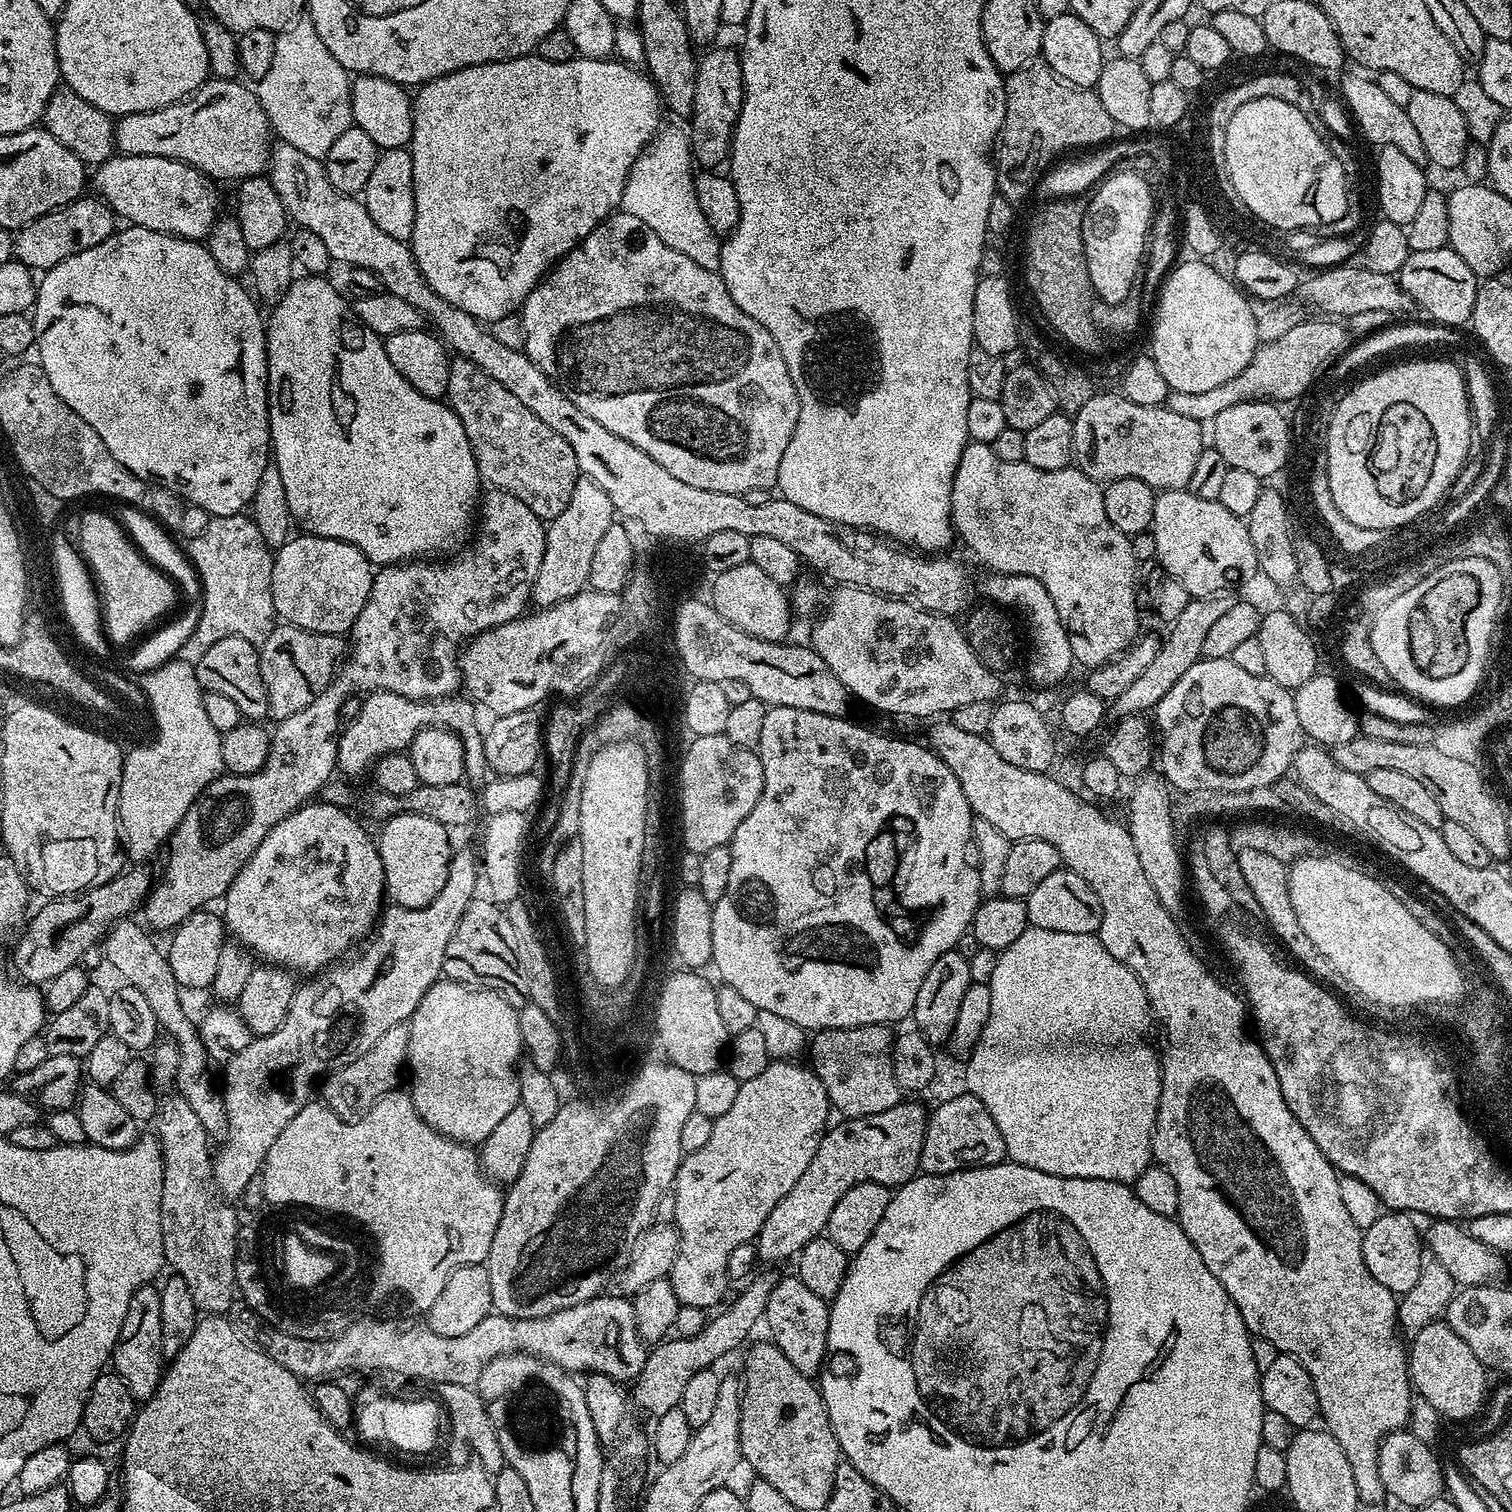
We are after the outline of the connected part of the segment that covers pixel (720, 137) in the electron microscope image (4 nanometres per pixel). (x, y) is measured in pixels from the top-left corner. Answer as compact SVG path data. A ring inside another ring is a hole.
M709 47L705 56L699 57L696 66L694 106L690 117L690 143L693 161L701 169L716 170L729 159L732 150L732 134L744 101L744 79L740 65L741 53L728 48ZM701 164L701 165L700 165Z

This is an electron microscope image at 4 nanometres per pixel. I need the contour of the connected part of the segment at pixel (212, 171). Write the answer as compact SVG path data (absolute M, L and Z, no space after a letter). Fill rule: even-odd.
M209 79L191 97L180 100L153 112L135 112L119 117L115 121L115 151L125 156L157 156L170 158L204 173L213 181L233 180L239 182L251 176L264 176L268 167L268 157L274 147L274 133L266 114L260 105L260 97L247 83L239 84L239 79Z

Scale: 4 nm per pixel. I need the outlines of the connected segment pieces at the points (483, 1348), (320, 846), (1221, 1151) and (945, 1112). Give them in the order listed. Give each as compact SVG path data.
M601 1294L594 1297L593 1300L582 1302L578 1306L563 1308L554 1314L534 1320L515 1320L512 1316L489 1314L486 1318L482 1318L482 1322L478 1322L478 1326L474 1326L474 1330L470 1330L467 1334L458 1334L458 1338L442 1338L442 1334L434 1334L434 1330L430 1330L427 1323L417 1319L414 1322L404 1321L402 1324L360 1324L353 1331L348 1332L348 1335L344 1336L344 1340L336 1343L331 1343L328 1340L307 1340L306 1338L298 1338L294 1334L286 1334L282 1330L272 1327L271 1324L261 1320L255 1311L243 1302L233 1303L230 1309L230 1319L236 1331L245 1340L259 1346L267 1352L269 1358L278 1362L278 1366L290 1370L290 1374L299 1376L304 1382L324 1380L328 1378L333 1369L342 1368L345 1372L359 1372L361 1374L368 1374L368 1372L410 1374L417 1382L433 1380L433 1385L436 1386L442 1384L472 1386L480 1380L482 1370L486 1370L486 1366L490 1366L490 1362L499 1360L502 1356L520 1354L516 1352L525 1352L528 1356L537 1356L535 1358L537 1361L562 1368L569 1374L596 1373L608 1376L617 1382L632 1382L642 1370L642 1366L646 1366L649 1349L646 1347L645 1341L641 1340L636 1329L636 1315L632 1309L631 1299L620 1294L615 1295Z
M309 802L299 808L297 812L290 813L282 822L274 825L266 834L266 838L262 838L258 850L254 850L252 857L242 866L242 870L234 878L234 882L228 887L228 892L222 898L222 905L224 904L222 919L225 929L239 940L252 953L253 957L260 959L261 956L264 959L261 961L278 968L287 968L293 974L299 974L299 972L319 974L341 958L347 957L376 927L376 922L380 919L381 911L386 904L380 849L377 841L373 837L372 840L368 837L367 830L350 813L348 808L339 808L323 802Z
M940 718L928 732L927 747L936 753L936 757L958 778L962 786L962 794L966 794L966 802L972 807L972 815L975 819L990 822L990 826L995 826L997 830L1002 830L1006 838L1010 841L1018 840L1041 840L1050 842L1060 855L1060 863L1067 871L1078 874L1092 887L1094 894L1102 902L1102 922L1098 933L1102 946L1122 962L1142 982L1142 990L1146 990L1148 1007L1151 1015L1160 1023L1160 1036L1164 1039L1164 1052L1159 1053L1160 1057L1160 1077L1162 1078L1162 1090L1160 1091L1160 1101L1158 1102L1158 1114L1156 1115L1156 1125L1152 1131L1152 1159L1159 1167L1167 1170L1170 1178L1178 1182L1178 1210L1176 1216L1190 1242L1202 1254L1202 1262L1218 1278L1218 1282L1230 1294L1234 1306L1242 1314L1242 1322L1253 1337L1261 1336L1264 1340L1269 1340L1276 1347L1277 1353L1292 1356L1310 1374L1310 1382L1314 1382L1314 1390L1318 1394L1319 1415L1324 1416L1323 1427L1335 1438L1338 1446L1342 1446L1342 1454L1346 1454L1346 1462L1350 1462L1350 1470L1354 1470L1354 1486L1358 1486L1358 1494L1365 1505L1376 1504L1380 1499L1385 1499L1386 1493L1382 1486L1380 1477L1380 1444L1384 1437L1390 1432L1401 1431L1408 1423L1408 1415L1412 1409L1414 1399L1414 1389L1412 1381L1408 1375L1408 1352L1406 1344L1399 1340L1398 1321L1396 1310L1398 1307L1397 1293L1386 1290L1370 1270L1366 1270L1366 1258L1362 1258L1362 1230L1354 1226L1354 1221L1350 1218L1350 1213L1346 1210L1346 1205L1342 1203L1342 1194L1338 1191L1340 1176L1332 1163L1318 1150L1314 1138L1306 1134L1306 1130L1294 1118L1290 1106L1286 1106L1286 1098L1282 1098L1282 1086L1278 1086L1278 1074L1274 1074L1274 1066L1270 1058L1264 1053L1264 1046L1259 1039L1248 1037L1248 1032L1244 1029L1244 1012L1246 1004L1235 991L1231 992L1222 981L1216 976L1208 973L1206 965L1200 961L1195 950L1188 945L1186 937L1180 933L1180 928L1176 925L1177 917L1158 902L1158 894L1154 894L1154 886L1150 886L1146 873L1142 871L1142 866L1138 862L1138 850L1134 850L1134 838L1130 838L1127 827L1116 820L1111 820L1100 807L1091 799L1083 795L1075 796L1068 788L1063 788L1056 780L1051 780L1048 772L1035 772L1034 770L1022 770L1022 766L1010 766L998 750L994 750L991 740L987 736L969 734L967 730L962 730L954 726L951 718Z
M961 1091L961 1096L944 1100L931 1109L926 1138L922 1142L920 1172L929 1176L941 1176L951 1172L961 1172L963 1168L985 1168L991 1164L1005 1163L1008 1151L1002 1142L1002 1130L990 1118L990 1110L971 1092Z

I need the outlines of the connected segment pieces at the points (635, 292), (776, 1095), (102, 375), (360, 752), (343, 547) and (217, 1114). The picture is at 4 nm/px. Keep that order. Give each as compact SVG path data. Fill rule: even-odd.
M617 210L606 217L593 232L586 234L586 238L581 244L574 246L574 250L570 250L562 259L557 260L548 275L527 296L522 305L522 319L524 321L524 347L522 350L532 359L534 366L541 368L560 387L562 394L566 394L566 398L570 398L570 402L574 402L574 406L578 406L578 410L590 414L590 418L594 418L594 422L602 422L602 426L606 426L606 430L610 430L610 434L618 434L618 438L626 438L626 442L638 446L638 450L642 450L646 454L650 454L650 458L654 458L654 462L658 462L658 466L670 470L670 474L674 474L674 478L686 482L686 486L698 486L698 490L722 490L722 494L742 496L750 490L771 489L775 485L778 478L778 466L782 466L782 454L786 454L786 446L790 446L794 426L798 426L798 410L800 409L798 390L794 390L794 378L790 378L790 370L786 370L786 361L782 358L782 350L778 350L778 342L774 342L774 338L770 338L770 330L766 330L766 326L754 322L754 318L750 318L750 314L738 310L738 302L734 302L734 298L730 298L730 290L726 290L726 282L720 276L719 271L706 270L706 266L698 266L698 262L686 258L686 254L678 254L678 250L670 250L670 246L666 246L666 242L662 242L662 238L658 238L658 234L654 234L654 230L650 230L650 226L646 226L646 222L642 222L642 218L634 218L634 214L626 214L623 210Z
M773 1059L755 1078L743 1081L738 1090L734 1106L727 1114L713 1120L710 1139L702 1150L687 1153L676 1171L676 1221L674 1227L680 1234L680 1249L674 1258L670 1279L674 1294L683 1306L698 1306L705 1310L717 1307L716 1303L724 1296L724 1287L730 1284L726 1262L730 1250L755 1241L762 1230L762 1222L790 1194L790 1186L802 1178L814 1150L818 1150L820 1139L829 1127L830 1105L826 1086L816 1077L811 1067L804 1068L800 1062Z
M124 226L113 232L106 242L90 246L78 254L70 254L58 266L43 273L36 289L34 323L36 326L35 351L40 351L38 363L43 368L50 386L58 398L98 430L98 438L106 442L106 450L141 478L153 476L157 485L175 492L181 500L194 506L202 506L209 517L238 516L251 505L254 490L262 478L262 470L270 463L272 435L268 421L268 337L266 320L247 287L239 284L235 276L229 276L211 257L210 250L199 240L187 240L181 236L162 234L158 230L146 230L135 226Z
M374 692L363 697L364 705L360 708L360 713L353 718L352 721L347 721L346 727L340 733L340 745L338 746L338 758L336 759L337 769L345 777L360 776L369 771L375 765L376 761L382 756L389 756L392 752L404 752L411 749L412 740L417 736L422 729L433 726L443 726L449 732L456 733L460 740L468 740L468 748L480 748L484 743L484 732L482 724L476 721L476 712L478 708L471 699L463 698L464 700L456 700L460 698L445 698L443 700L411 700L405 696L399 696L393 692Z
M293 535L284 545L275 549L272 562L272 597L277 617L283 623L293 624L302 630L343 637L351 633L358 614L362 614L362 606L366 606L366 598L370 598L373 575L372 561L365 558L362 550L354 545L325 536Z
M125 918L116 921L108 930L102 944L103 957L122 976L125 983L142 991L146 1002L153 1007L155 1017L158 1018L161 1029L171 1035L171 1041L178 1050L178 1070L175 1076L175 1089L190 1103L198 1116L209 1139L221 1144L229 1136L229 1120L226 1118L226 1108L223 1093L212 1082L208 1074L208 1059L210 1053L200 1036L197 1023L191 1020L186 1012L180 995L182 989L174 978L167 955L152 942L145 927L138 925L135 919Z

